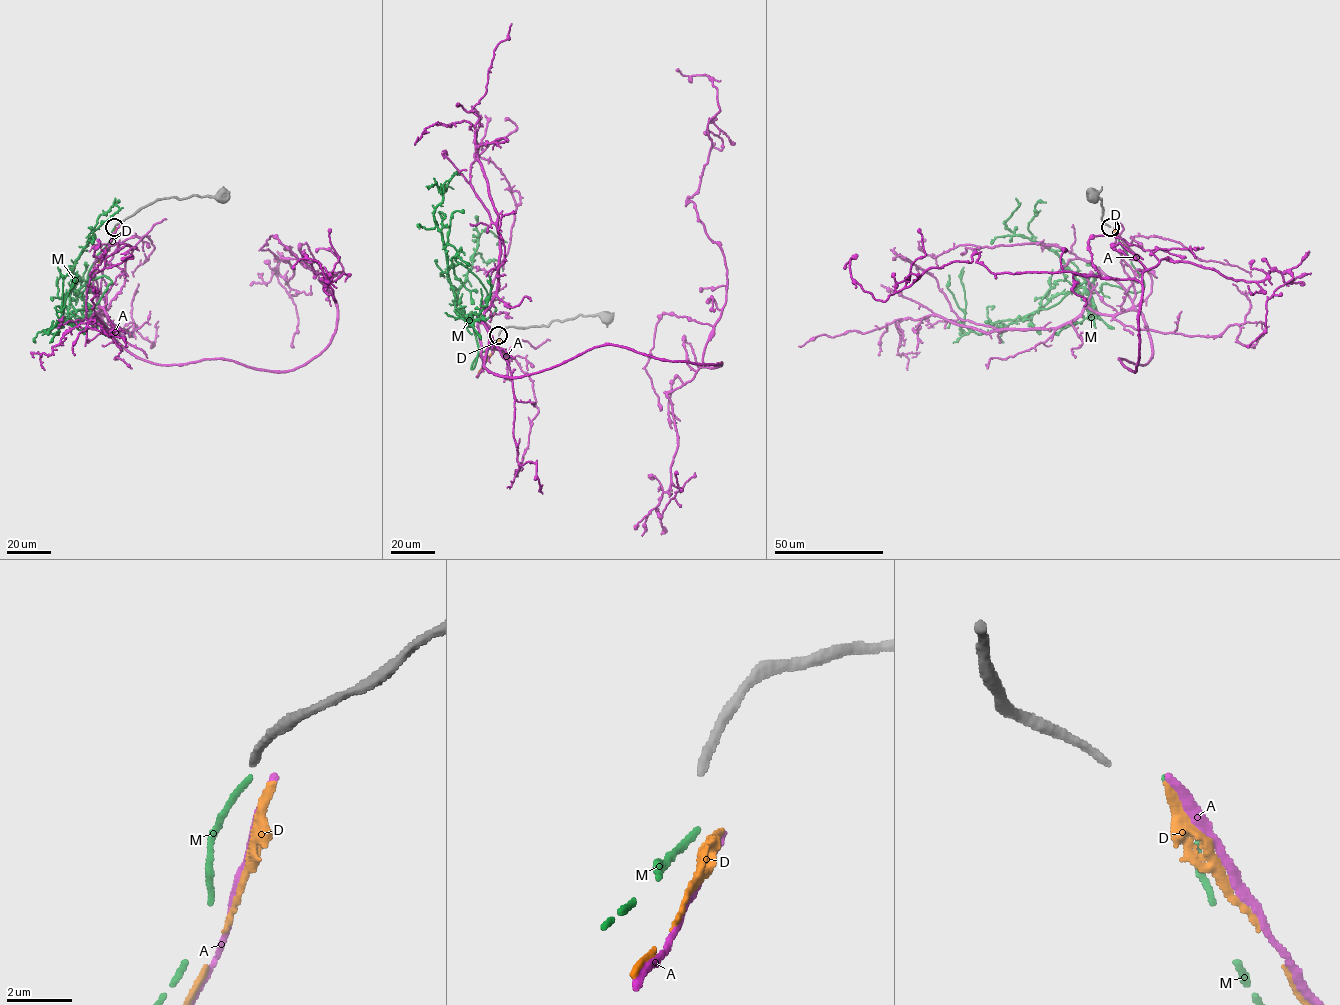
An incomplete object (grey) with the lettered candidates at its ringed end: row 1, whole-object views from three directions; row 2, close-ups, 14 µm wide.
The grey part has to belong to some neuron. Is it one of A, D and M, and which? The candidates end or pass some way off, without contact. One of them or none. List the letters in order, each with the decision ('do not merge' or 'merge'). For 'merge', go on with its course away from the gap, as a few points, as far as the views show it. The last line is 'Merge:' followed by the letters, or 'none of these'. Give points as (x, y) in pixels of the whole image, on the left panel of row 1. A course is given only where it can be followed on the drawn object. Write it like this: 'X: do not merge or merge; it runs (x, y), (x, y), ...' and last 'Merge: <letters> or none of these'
A: do not merge
D: do not merge
M: do not merge
Merge: none of these

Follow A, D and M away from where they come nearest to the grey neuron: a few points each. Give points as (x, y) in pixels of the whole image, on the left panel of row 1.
A: (115, 227), (93, 293), (150, 362), (306, 364), (343, 273), (302, 254), (335, 302), (318, 262), (293, 269)
D: (115, 228), (94, 274)
M: (114, 227), (89, 271), (94, 291), (90, 283), (80, 293), (71, 287), (51, 333), (59, 332), (78, 275)

